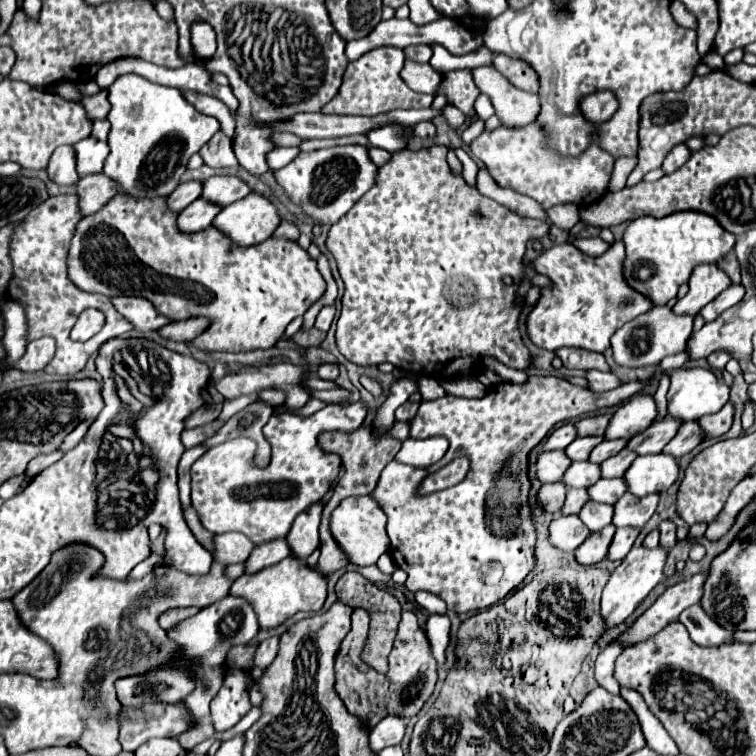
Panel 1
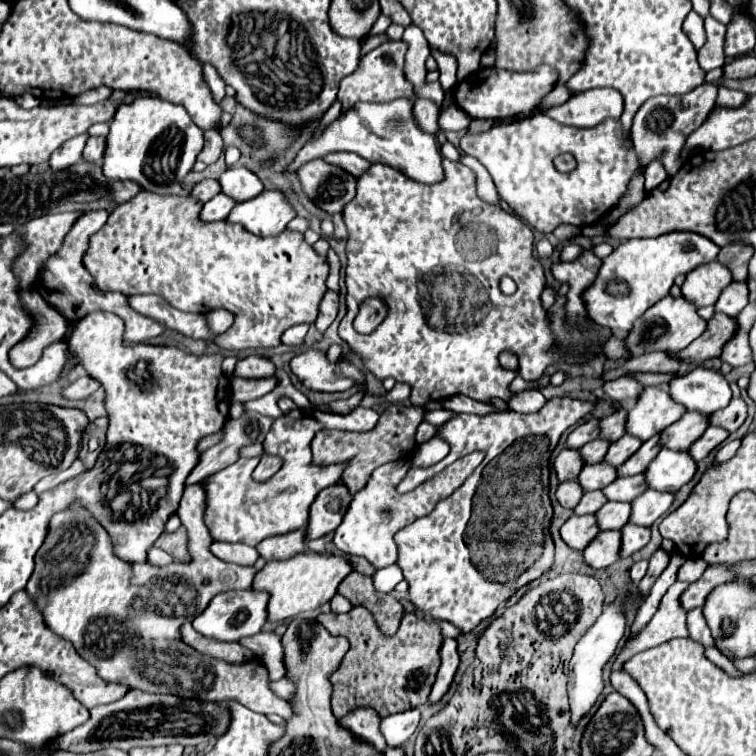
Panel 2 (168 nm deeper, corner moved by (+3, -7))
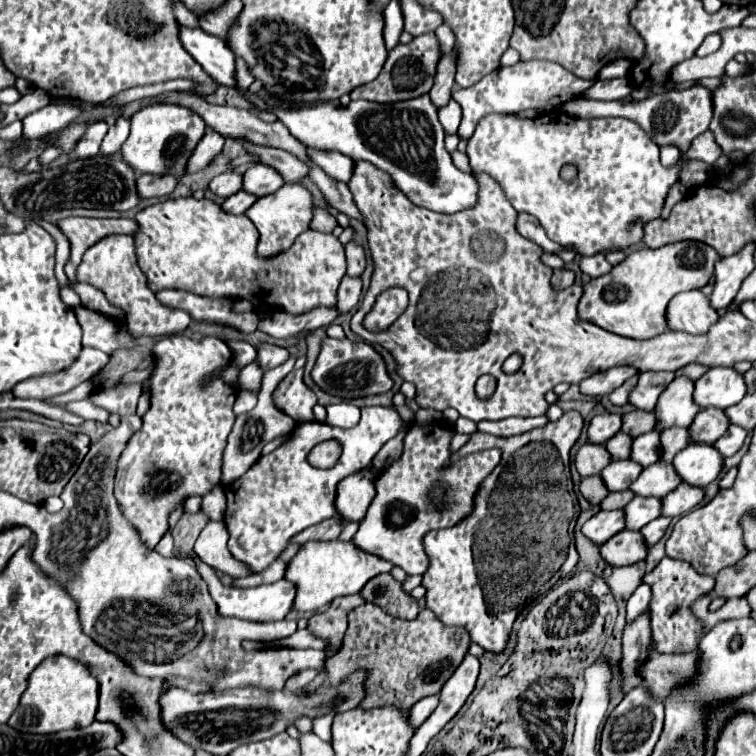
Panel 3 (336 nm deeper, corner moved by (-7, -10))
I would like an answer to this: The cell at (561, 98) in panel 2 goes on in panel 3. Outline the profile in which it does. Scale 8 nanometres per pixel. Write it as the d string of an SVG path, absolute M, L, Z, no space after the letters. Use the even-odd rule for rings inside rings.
M615 78L615 80L595 80L595 84L583 92L583 98L589 100L621 100L633 92L633 82L627 78Z

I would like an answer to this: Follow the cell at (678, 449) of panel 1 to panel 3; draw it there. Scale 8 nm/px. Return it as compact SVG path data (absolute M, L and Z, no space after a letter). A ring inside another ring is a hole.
M729 426L729 430L713 444L721 456L733 456L745 442L745 436L747 436L747 430L739 428L739 426Z

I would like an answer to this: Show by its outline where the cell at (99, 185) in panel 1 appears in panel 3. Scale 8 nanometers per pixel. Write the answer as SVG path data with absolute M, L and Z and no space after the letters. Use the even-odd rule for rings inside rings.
M143 174L137 178L137 192L141 198L161 198L173 192L177 184L175 176L151 176Z

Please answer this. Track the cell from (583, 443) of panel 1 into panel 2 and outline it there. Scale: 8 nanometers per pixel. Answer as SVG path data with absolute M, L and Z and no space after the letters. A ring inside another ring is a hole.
M597 437L597 439L589 441L589 443L585 443L579 451L581 451L581 455L585 457L585 463L601 463L601 461L605 459L605 455L607 455L609 445L611 445L611 443L609 443L607 439Z

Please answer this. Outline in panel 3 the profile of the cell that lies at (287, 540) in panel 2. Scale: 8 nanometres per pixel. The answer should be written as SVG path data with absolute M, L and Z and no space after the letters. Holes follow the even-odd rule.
M333 516L331 520L323 520L323 524L315 524L315 528L307 528L303 532L299 532L299 536L295 536L295 540L291 540L291 544L307 544L311 540L315 542L329 542L335 540L343 530L343 524L339 522L337 516Z

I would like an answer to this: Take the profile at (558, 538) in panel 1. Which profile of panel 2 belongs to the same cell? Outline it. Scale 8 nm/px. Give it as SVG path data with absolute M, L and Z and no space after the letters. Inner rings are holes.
M571 515L561 527L561 537L565 543L577 551L583 551L599 535L597 517L593 515Z

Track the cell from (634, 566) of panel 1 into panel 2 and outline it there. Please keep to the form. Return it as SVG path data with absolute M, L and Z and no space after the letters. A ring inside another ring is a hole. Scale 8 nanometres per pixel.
M619 595L609 607L603 609L601 617L597 623L581 637L581 641L575 645L575 653L569 663L569 683L567 683L567 695L569 695L569 711L571 711L571 721L569 727L575 729L579 721L591 711L595 701L601 697L603 691L603 667L607 661L615 655L617 643L625 633L625 617L621 613L621 603L625 595Z

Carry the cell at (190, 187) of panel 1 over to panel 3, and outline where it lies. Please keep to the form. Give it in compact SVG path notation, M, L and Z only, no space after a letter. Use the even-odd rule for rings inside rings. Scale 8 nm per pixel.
M229 170L229 172L225 172L225 174L215 176L215 178L211 180L211 184L209 184L209 190L211 190L215 196L227 198L227 196L231 196L231 194L235 194L235 192L241 190L241 182L243 182L241 174Z

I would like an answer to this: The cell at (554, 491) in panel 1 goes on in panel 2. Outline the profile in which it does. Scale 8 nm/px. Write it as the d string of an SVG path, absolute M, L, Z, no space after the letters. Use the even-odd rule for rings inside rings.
M565 481L565 483L561 483L557 487L555 495L557 495L559 503L565 509L575 509L577 503L581 501L581 497L583 497L583 489L581 489L581 485L577 481Z

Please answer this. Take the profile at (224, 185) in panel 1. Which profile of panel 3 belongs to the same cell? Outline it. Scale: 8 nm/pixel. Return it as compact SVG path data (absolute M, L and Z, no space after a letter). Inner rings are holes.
M255 164L243 174L243 190L251 192L257 198L273 194L283 184L285 184L283 178L271 166L265 164Z

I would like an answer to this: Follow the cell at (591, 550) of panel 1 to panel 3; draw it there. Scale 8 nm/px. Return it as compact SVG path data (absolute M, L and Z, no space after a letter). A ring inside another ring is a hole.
M623 530L601 546L601 556L609 566L627 566L647 556L647 544L639 532Z

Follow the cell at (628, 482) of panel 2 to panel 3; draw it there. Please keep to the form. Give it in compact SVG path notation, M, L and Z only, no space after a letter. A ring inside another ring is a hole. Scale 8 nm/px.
M653 464L643 468L639 478L631 484L631 492L635 496L659 496L663 498L673 488L677 488L681 478L675 474L671 464Z

